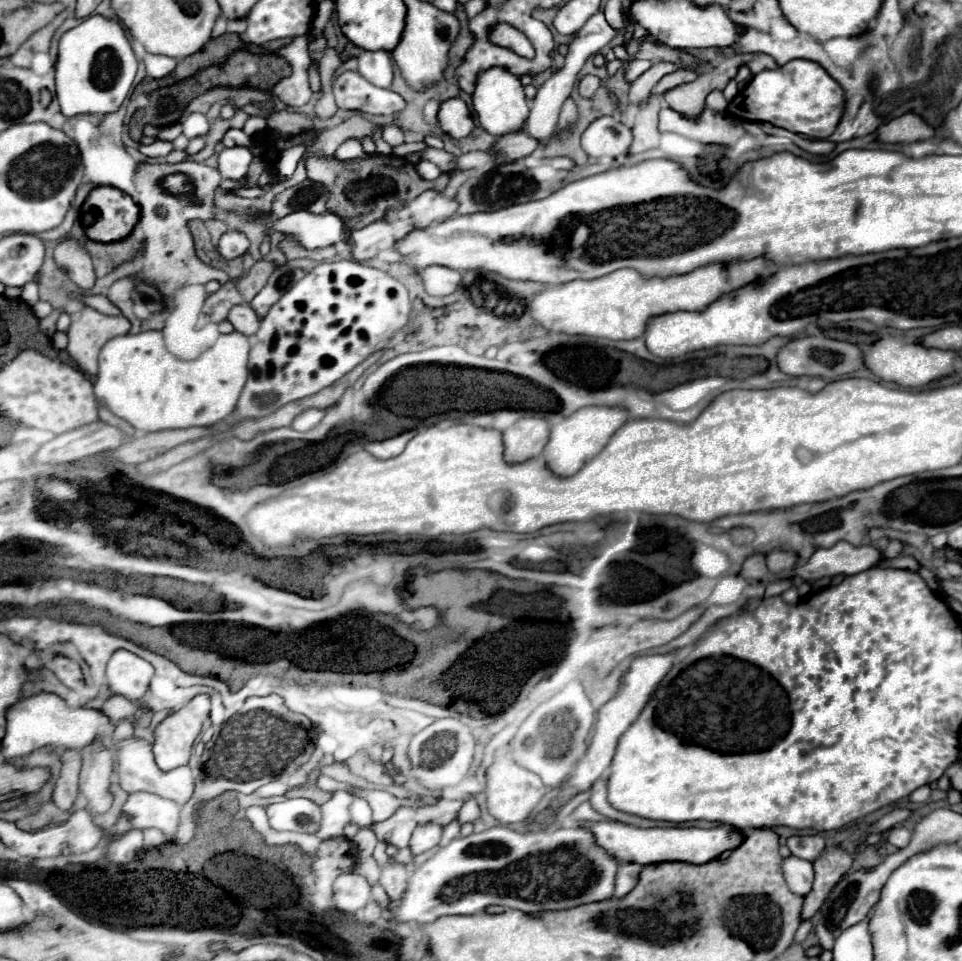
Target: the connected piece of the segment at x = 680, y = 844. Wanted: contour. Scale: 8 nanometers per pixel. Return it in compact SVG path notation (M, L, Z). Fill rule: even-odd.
M595 822L589 828L591 832L595 832L599 846L607 848L607 852L619 856L621 860L633 860L639 864L673 862L673 860L703 864L707 860L719 858L721 852L725 852L727 848L737 848L743 840L743 836L731 826L701 830L701 828L637 828L621 822Z

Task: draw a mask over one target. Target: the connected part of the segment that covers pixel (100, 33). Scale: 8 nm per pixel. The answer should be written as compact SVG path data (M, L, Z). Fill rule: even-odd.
M93 14L67 30L59 40L59 60L55 72L57 100L65 116L111 114L131 92L137 74L137 58L131 50L127 32L119 20Z

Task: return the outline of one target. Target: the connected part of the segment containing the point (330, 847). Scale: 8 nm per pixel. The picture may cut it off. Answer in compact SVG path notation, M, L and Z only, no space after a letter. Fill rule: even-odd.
M331 838L325 840L319 846L317 852L317 860L313 862L313 872L317 876L317 884L315 890L319 896L323 896L325 900L331 898L331 884L333 880L343 874L353 870L355 866L355 846L349 840L343 838Z

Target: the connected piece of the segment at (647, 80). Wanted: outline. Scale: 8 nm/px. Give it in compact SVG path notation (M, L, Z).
M653 62L653 66L649 70L645 70L633 84L629 90L629 102L633 104L643 104L651 92L651 88L669 72L675 72L679 66L673 62Z

